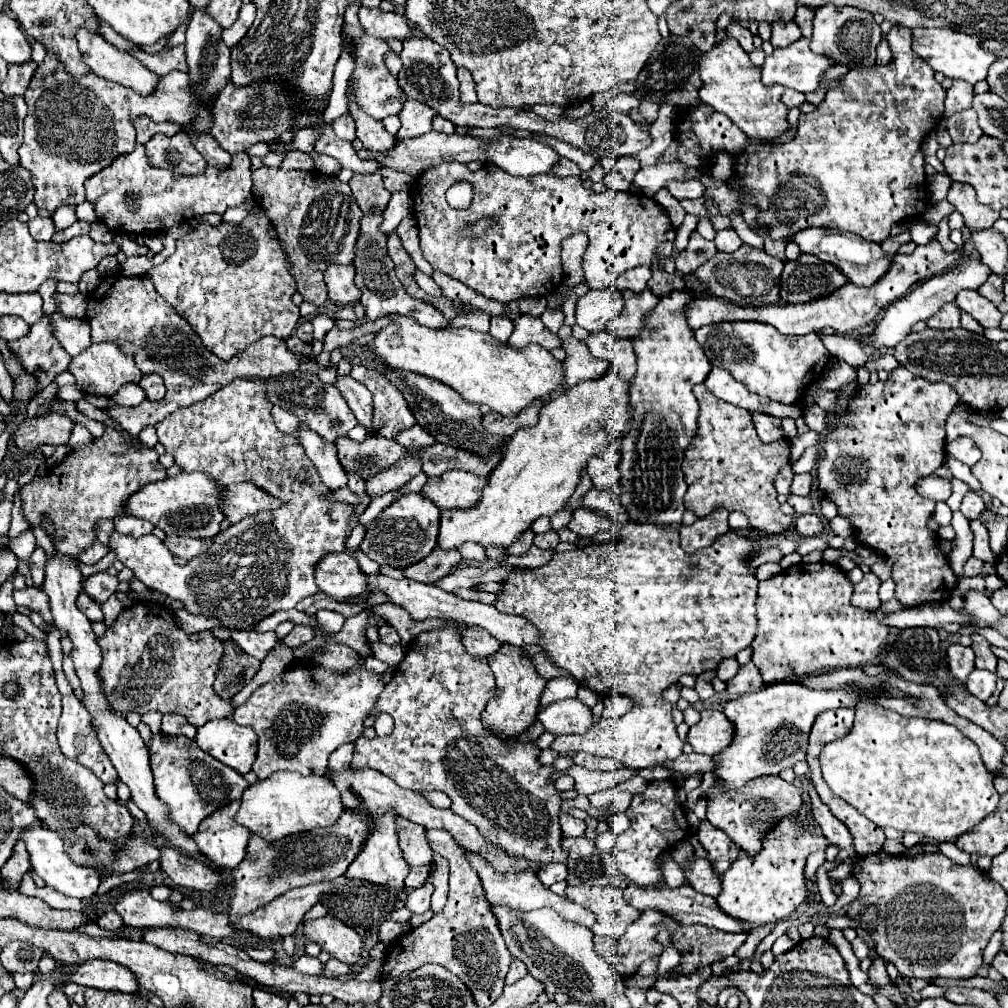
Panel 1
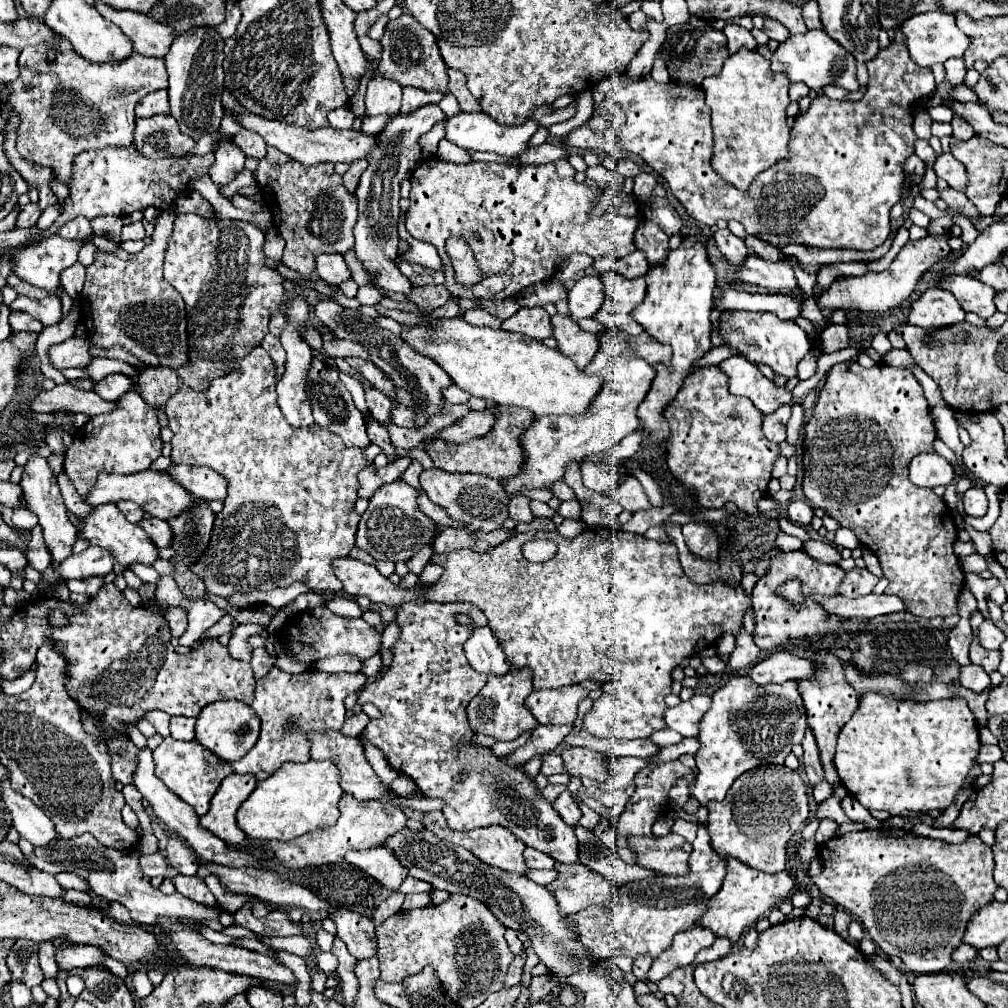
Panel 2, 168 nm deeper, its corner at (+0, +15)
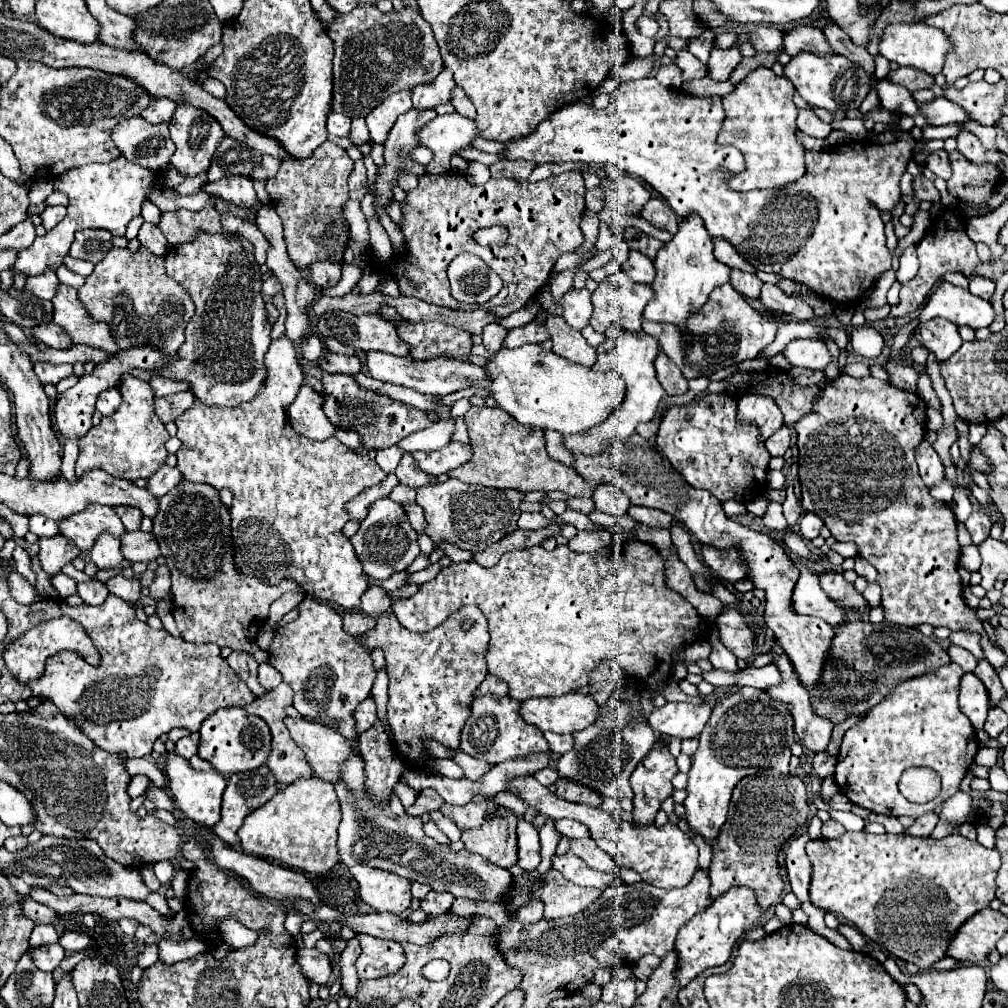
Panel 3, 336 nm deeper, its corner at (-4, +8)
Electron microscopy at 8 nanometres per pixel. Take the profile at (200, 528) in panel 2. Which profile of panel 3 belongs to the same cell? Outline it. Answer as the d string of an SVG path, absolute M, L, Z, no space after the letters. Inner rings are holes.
M182 482L174 492L160 498L160 512L154 518L154 536L160 544L162 556L166 558L166 566L172 572L172 614L180 636L192 644L214 642L218 646L230 646L232 650L248 650L256 656L258 662L266 662L268 653L262 652L256 643L257 634L261 629L258 620L268 616L268 608L274 600L290 590L300 590L294 580L284 580L278 586L268 586L266 580L258 578L238 578L232 562L232 540L226 534L230 530L230 512L222 506L218 498L218 490L208 484Z

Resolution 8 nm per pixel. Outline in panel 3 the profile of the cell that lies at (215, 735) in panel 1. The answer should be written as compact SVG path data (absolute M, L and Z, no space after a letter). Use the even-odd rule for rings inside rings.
M228 706L218 708L214 714L210 714L200 728L200 748L198 754L212 762L212 766L218 772L236 774L236 772L248 772L256 770L266 756L270 754L270 730L268 724L258 716L248 716L244 708Z

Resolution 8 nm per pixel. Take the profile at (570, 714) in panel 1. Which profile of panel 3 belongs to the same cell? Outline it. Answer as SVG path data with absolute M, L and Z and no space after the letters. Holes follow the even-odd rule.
M572 692L560 698L530 698L522 702L520 714L542 732L574 734L588 728L596 720L598 710L600 706L590 694Z

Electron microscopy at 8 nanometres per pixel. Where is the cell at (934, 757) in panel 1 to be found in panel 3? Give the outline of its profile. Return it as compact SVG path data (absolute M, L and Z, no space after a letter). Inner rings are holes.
M948 664L934 674L906 680L878 706L874 706L862 722L846 732L840 746L834 780L850 802L874 814L920 818L960 790L960 782L980 748L976 730L958 706L962 674L964 672L958 664ZM912 766L928 766L940 774L942 790L936 800L926 804L912 804L904 800L898 790L898 780L902 770Z

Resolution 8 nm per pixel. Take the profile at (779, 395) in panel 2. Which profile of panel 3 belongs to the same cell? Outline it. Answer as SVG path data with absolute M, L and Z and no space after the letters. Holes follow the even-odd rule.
M762 394L740 396L738 420L754 420L760 426L764 440L784 424L782 412L778 410L776 402L770 396L762 396Z

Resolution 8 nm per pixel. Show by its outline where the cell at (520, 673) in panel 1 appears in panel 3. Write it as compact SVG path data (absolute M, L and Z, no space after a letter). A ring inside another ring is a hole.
M480 696L472 702L472 714L466 720L462 728L462 740L460 740L460 750L470 754L476 760L484 760L490 764L508 760L508 758L518 758L526 756L530 752L540 752L540 750L550 750L548 742L542 736L540 728L534 728L532 724L524 722L520 716L520 702L510 698L510 696Z

